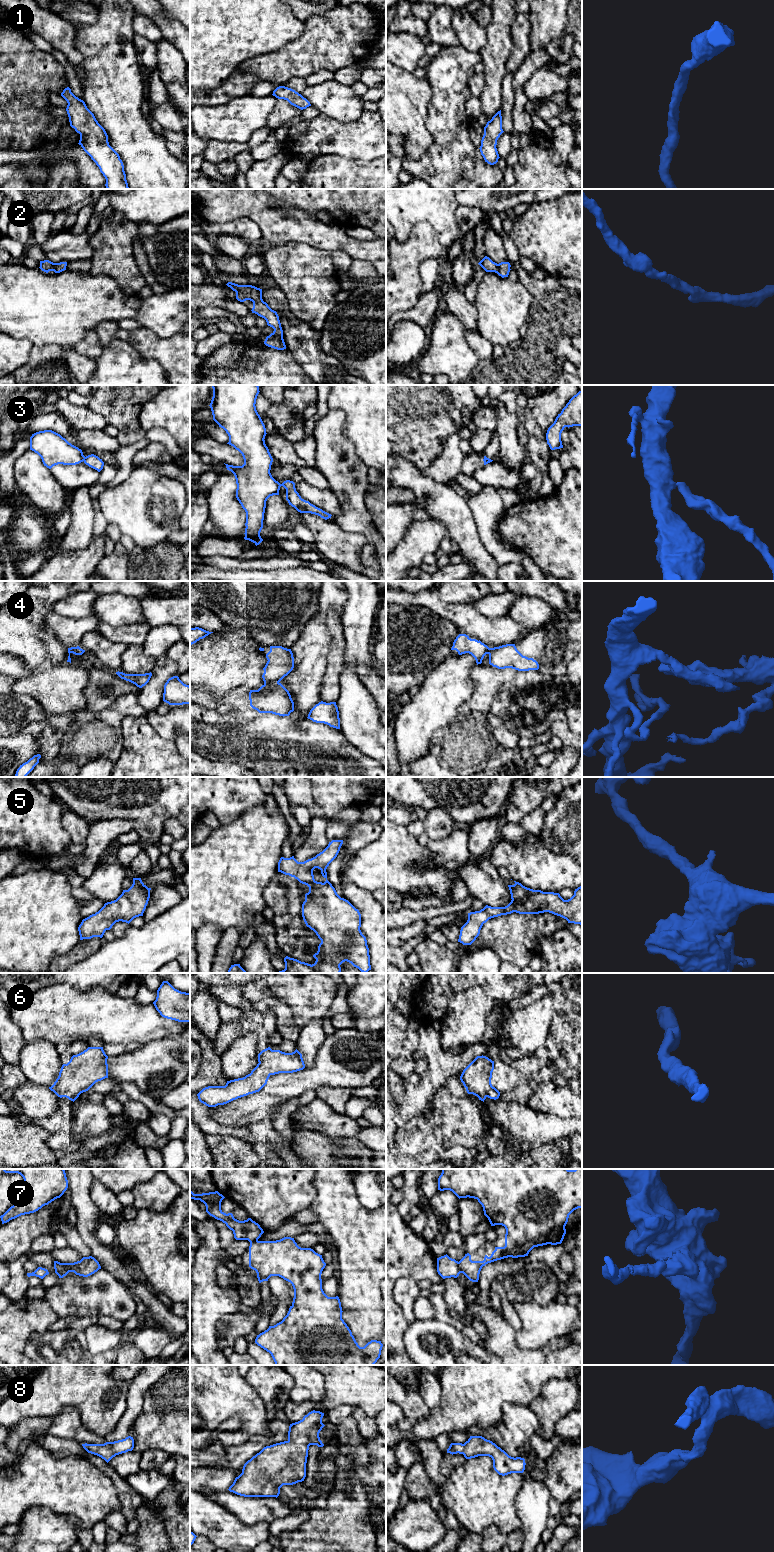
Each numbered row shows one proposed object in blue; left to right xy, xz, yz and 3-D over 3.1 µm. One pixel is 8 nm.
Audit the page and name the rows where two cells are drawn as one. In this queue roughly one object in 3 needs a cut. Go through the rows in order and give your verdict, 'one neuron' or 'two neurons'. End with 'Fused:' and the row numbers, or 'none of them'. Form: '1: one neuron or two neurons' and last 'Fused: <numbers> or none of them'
1: one neuron
2: one neuron
3: two neurons
4: two neurons
5: one neuron
6: one neuron
7: two neurons
8: one neuron
Fused: 3, 4, 7

